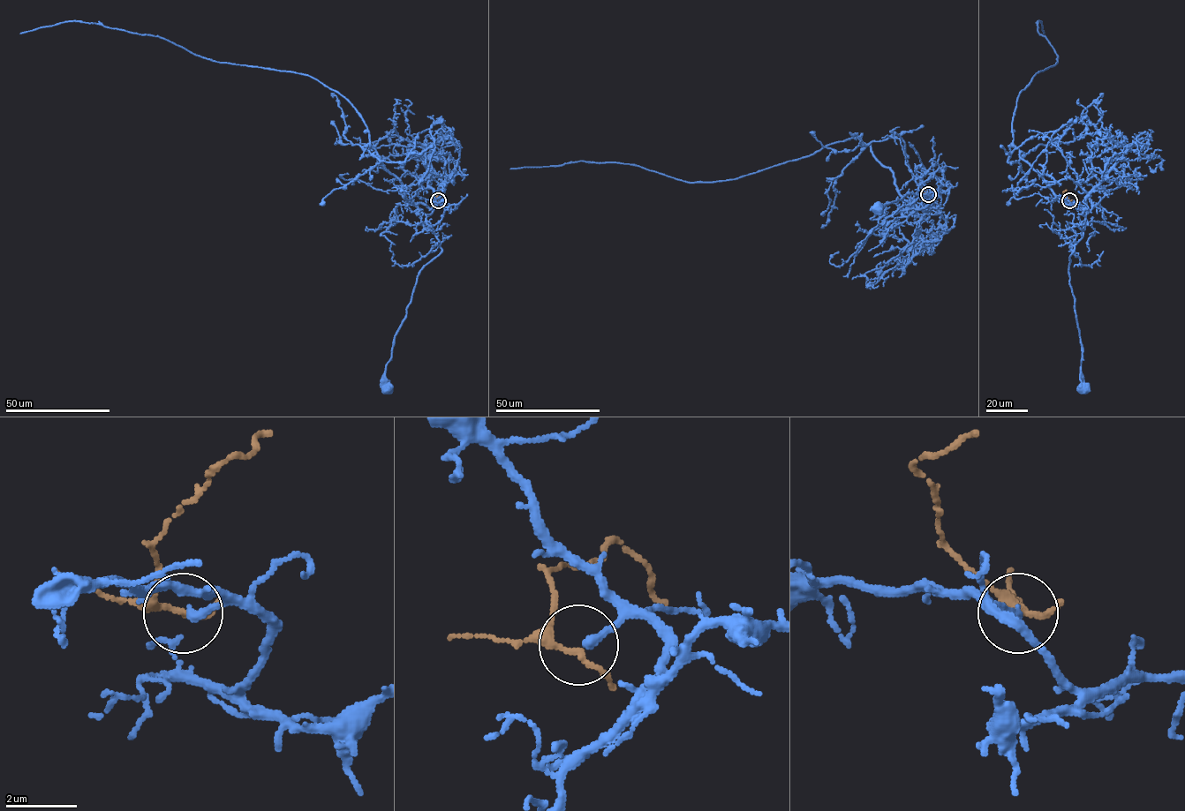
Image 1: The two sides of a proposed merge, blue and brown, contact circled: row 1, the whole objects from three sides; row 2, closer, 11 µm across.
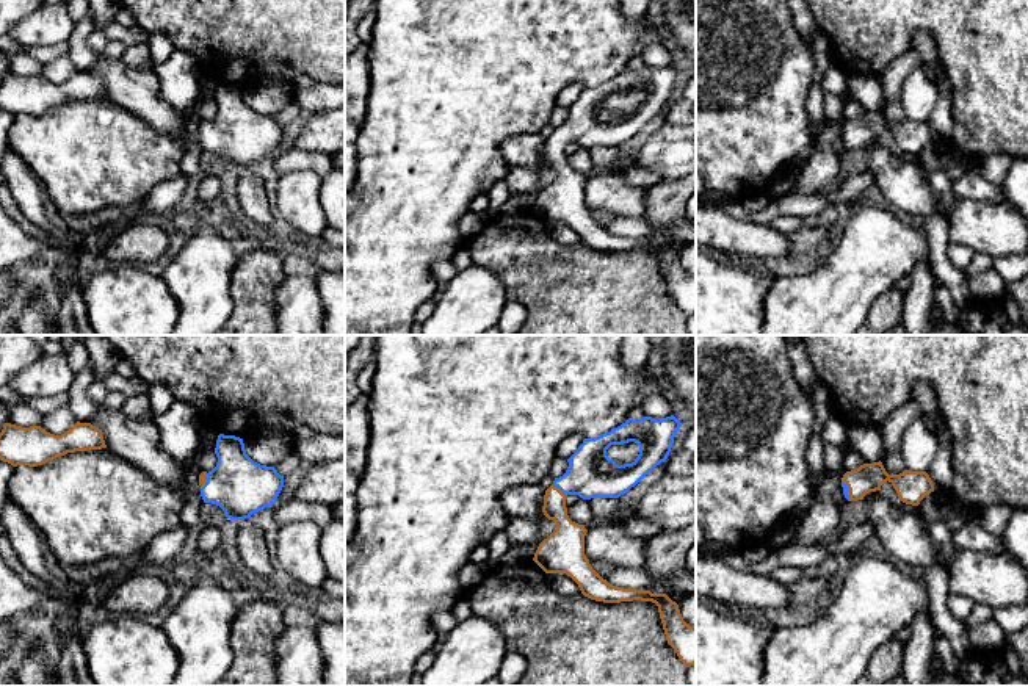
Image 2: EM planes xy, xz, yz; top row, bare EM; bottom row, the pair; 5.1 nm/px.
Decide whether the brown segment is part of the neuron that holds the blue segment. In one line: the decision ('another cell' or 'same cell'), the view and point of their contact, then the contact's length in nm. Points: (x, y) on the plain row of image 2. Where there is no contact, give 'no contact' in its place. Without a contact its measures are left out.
same cell | xz (560, 138) | 100 nm

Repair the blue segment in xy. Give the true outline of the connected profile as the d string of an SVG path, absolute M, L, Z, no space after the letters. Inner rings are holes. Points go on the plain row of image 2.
M219 83L215 103L216 116L199 124L204 152L219 155L233 171L251 168L276 152L284 125L274 116L254 111L246 103L243 88Z

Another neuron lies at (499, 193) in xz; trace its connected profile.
M505 180L492 185L492 188L487 191L489 208L486 213L487 213L489 219L500 216L501 208L509 196L511 196L511 191L509 191L508 185L505 183Z

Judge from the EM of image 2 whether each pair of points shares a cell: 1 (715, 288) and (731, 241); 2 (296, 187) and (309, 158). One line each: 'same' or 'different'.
1: different
2: different

